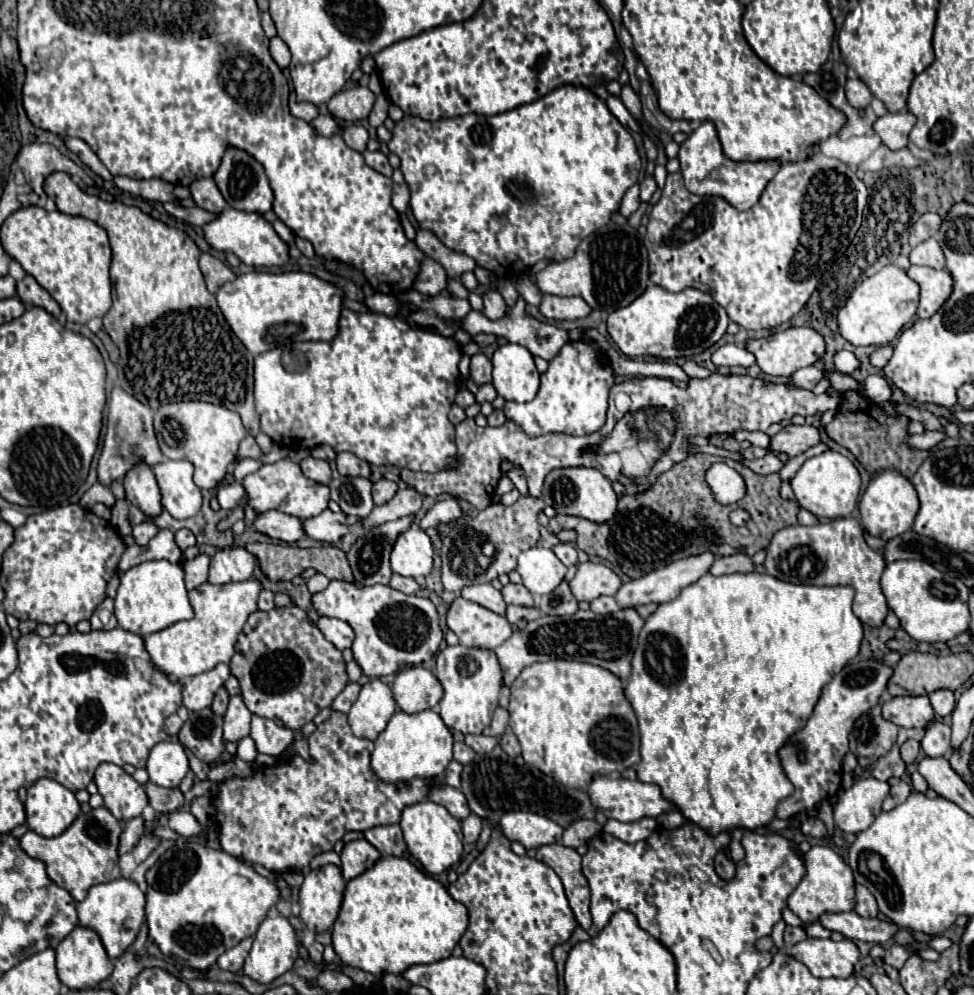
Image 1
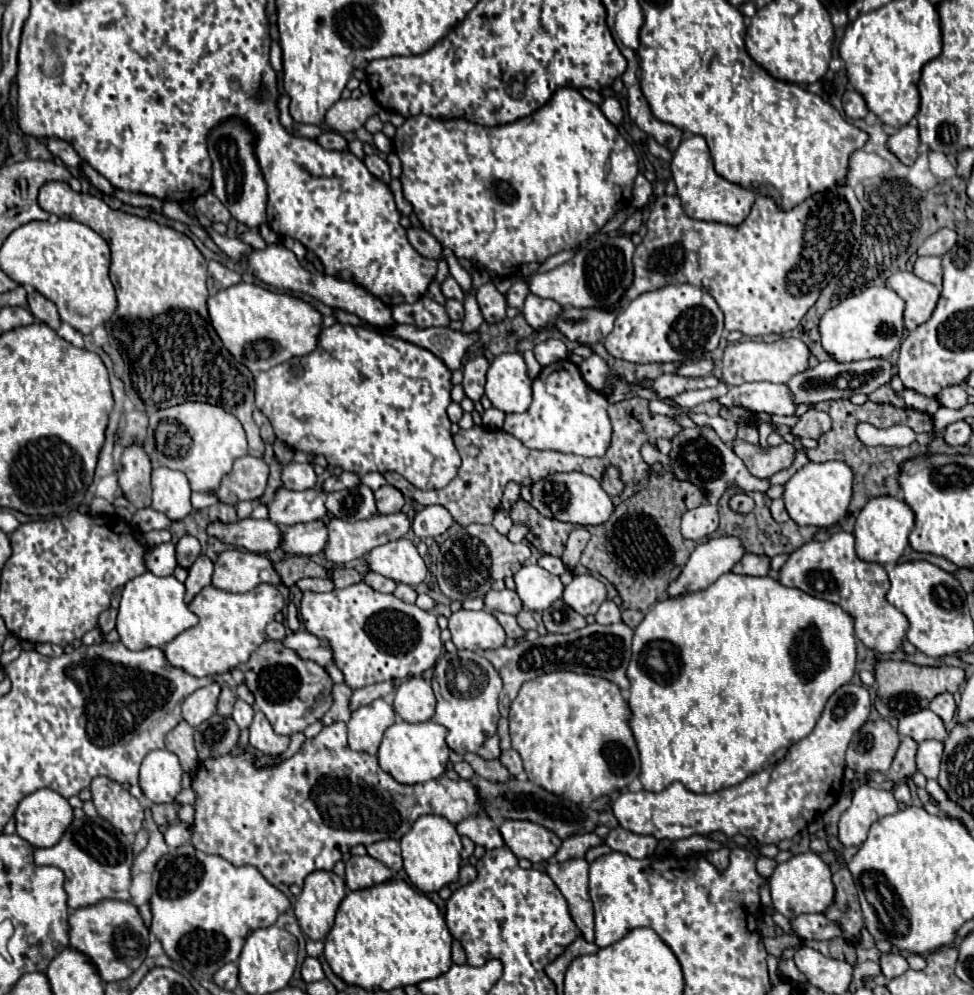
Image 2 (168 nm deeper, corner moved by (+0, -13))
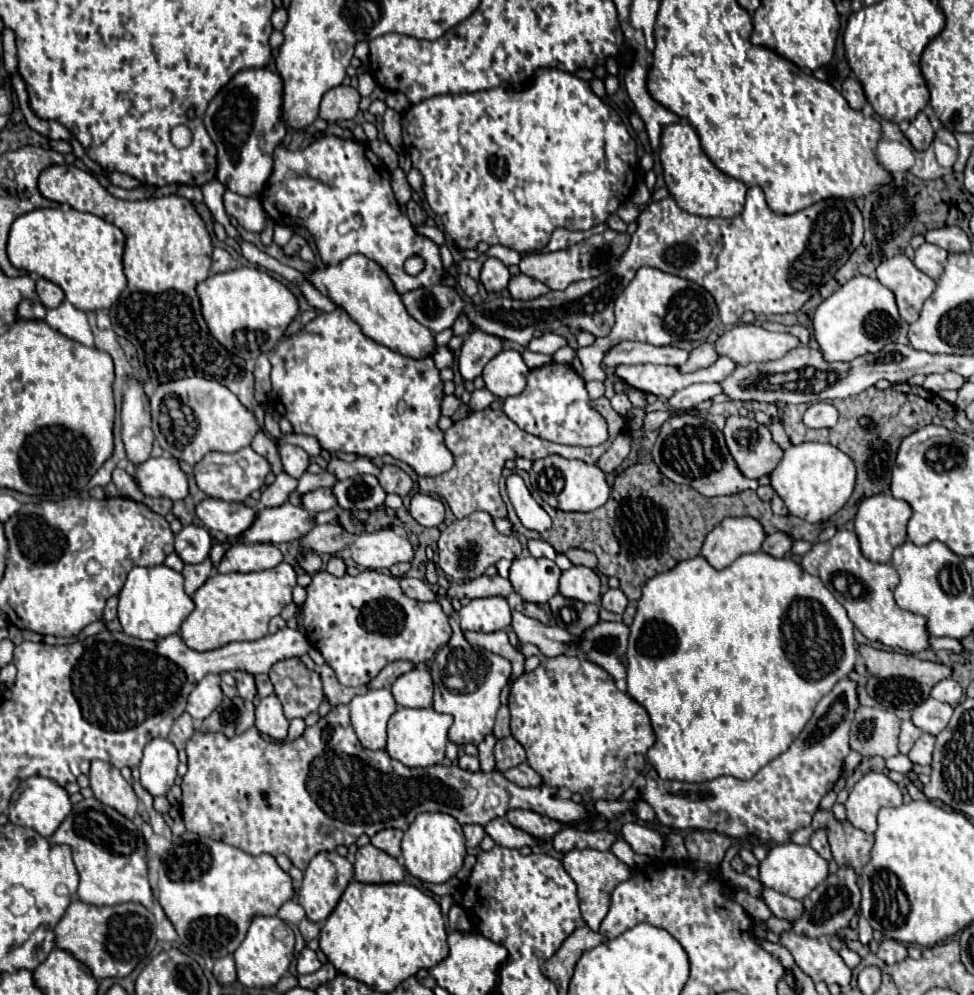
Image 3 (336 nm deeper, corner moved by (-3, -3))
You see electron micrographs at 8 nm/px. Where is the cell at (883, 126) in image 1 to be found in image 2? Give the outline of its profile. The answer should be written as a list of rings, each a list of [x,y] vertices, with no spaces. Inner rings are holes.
[[[914,124],[902,126],[896,134],[888,138],[888,150],[892,150],[892,154],[906,166],[914,164],[918,156],[918,146],[920,146],[918,128]]]

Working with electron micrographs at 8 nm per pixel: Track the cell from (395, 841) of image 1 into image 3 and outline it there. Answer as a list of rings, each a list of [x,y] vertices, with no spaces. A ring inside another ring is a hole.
[[[387,828],[387,830],[377,832],[377,834],[371,838],[371,844],[373,844],[375,848],[387,852],[387,854],[393,856],[393,858],[399,858],[399,856],[401,856],[401,836],[403,836],[401,830]]]

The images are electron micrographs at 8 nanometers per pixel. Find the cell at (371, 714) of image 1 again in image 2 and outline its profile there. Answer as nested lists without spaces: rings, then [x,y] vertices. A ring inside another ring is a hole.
[[[378,698],[368,706],[360,706],[348,720],[348,744],[356,752],[376,754],[382,734],[396,722],[394,708]]]

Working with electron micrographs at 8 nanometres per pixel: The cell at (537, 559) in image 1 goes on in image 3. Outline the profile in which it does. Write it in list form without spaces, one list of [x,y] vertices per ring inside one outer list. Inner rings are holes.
[[[515,558],[509,570],[513,590],[525,600],[535,604],[549,602],[559,592],[561,570],[547,558]]]

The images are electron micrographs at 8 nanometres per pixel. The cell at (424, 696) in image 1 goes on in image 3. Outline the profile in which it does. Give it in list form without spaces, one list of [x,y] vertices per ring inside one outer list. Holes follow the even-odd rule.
[[[413,668],[399,676],[391,686],[395,702],[407,708],[431,708],[433,704],[433,680],[429,670]]]

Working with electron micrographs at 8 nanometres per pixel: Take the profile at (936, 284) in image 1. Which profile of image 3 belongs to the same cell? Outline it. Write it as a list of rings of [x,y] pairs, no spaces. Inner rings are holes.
[[[893,256],[883,260],[875,270],[877,280],[895,294],[899,316],[905,322],[915,322],[923,308],[923,302],[933,294],[935,282],[915,268],[905,256]]]

